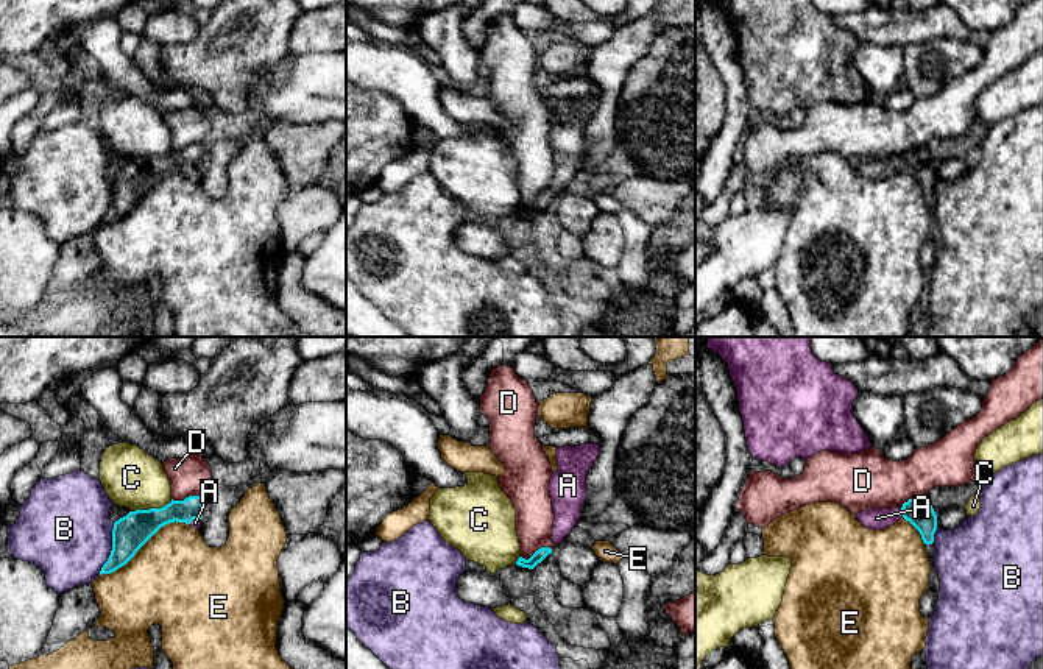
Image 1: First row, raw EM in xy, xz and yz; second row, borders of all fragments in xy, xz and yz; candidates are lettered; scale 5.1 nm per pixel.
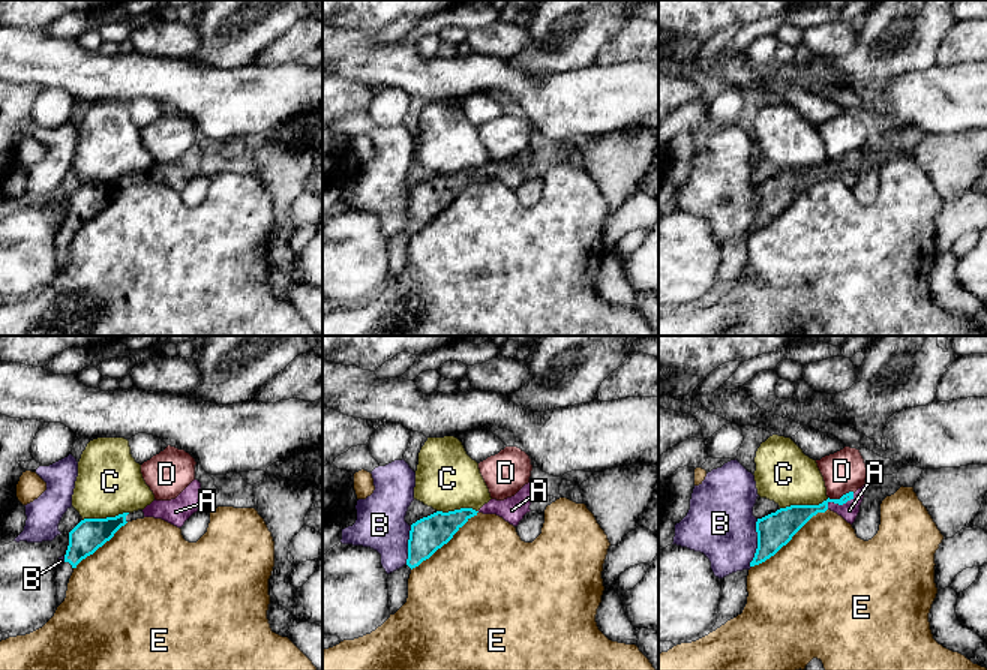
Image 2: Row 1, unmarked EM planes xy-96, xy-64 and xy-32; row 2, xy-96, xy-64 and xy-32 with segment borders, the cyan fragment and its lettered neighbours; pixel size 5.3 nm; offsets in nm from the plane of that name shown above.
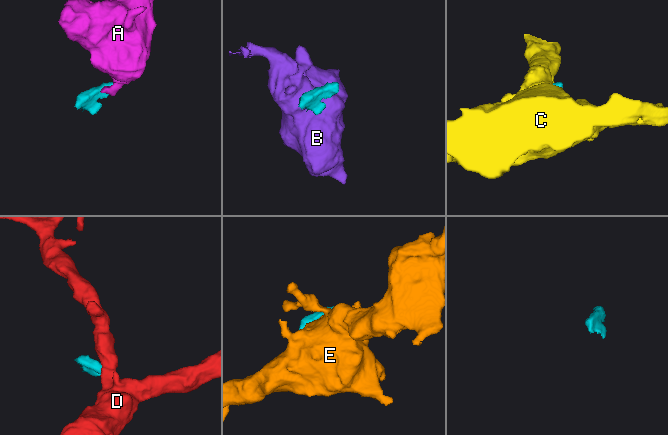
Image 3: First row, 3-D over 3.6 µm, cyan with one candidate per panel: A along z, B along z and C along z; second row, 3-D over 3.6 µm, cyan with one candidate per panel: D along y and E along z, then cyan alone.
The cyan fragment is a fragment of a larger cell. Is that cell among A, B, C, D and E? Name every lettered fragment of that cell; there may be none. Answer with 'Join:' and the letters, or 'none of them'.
Join: A

